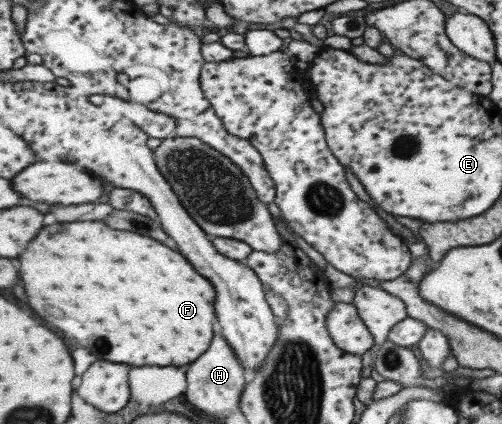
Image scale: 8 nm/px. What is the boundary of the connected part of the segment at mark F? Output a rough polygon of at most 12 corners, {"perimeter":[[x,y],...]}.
{"perimeter":[[101,222],[43,226],[27,304],[95,358],[185,366],[209,280]]}

